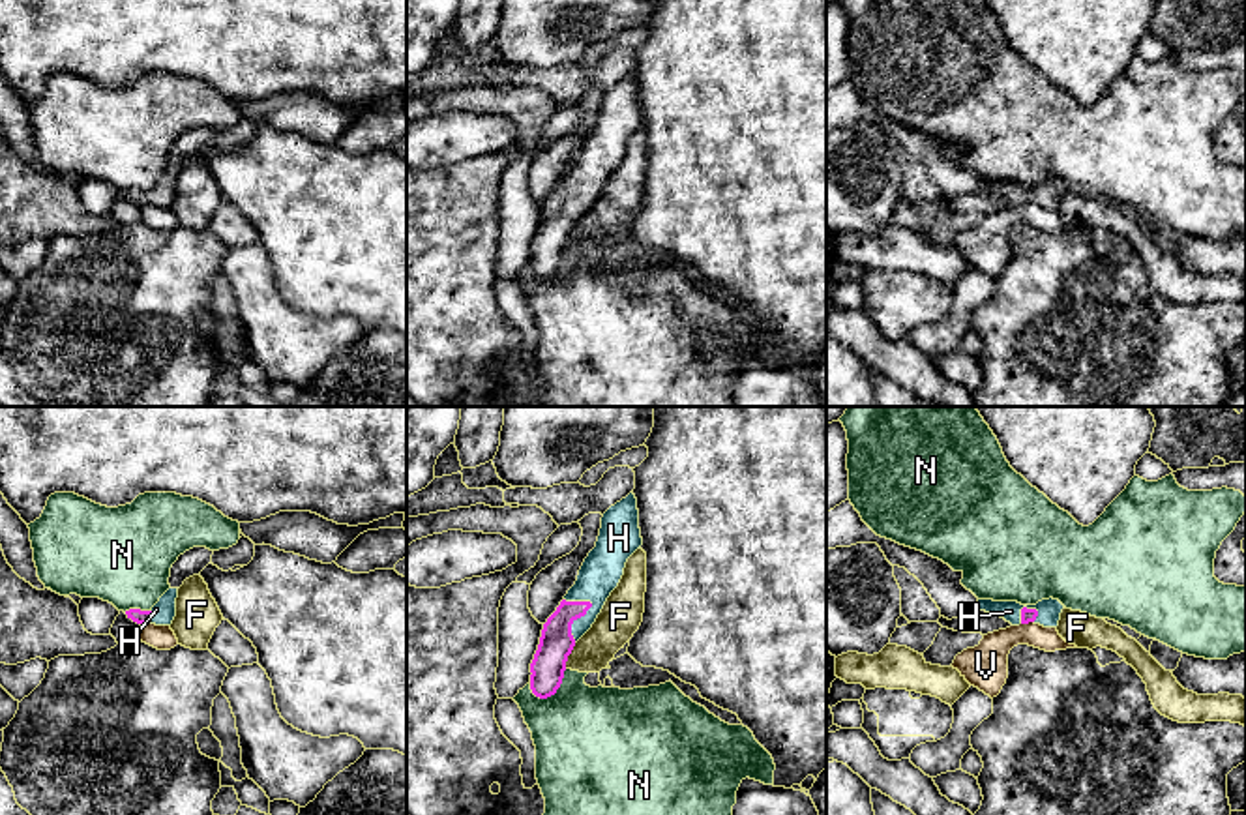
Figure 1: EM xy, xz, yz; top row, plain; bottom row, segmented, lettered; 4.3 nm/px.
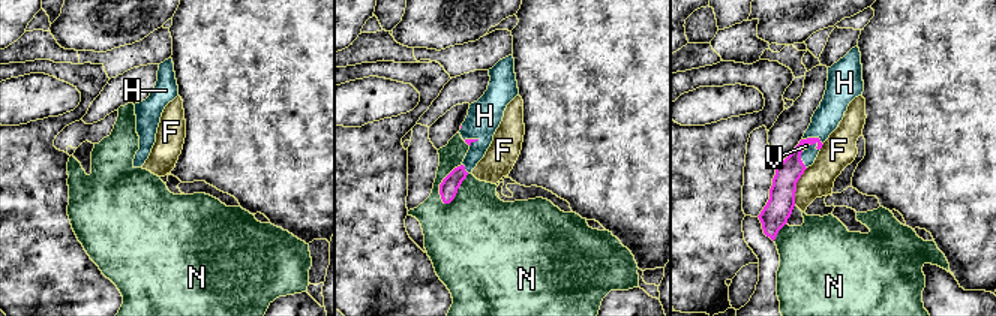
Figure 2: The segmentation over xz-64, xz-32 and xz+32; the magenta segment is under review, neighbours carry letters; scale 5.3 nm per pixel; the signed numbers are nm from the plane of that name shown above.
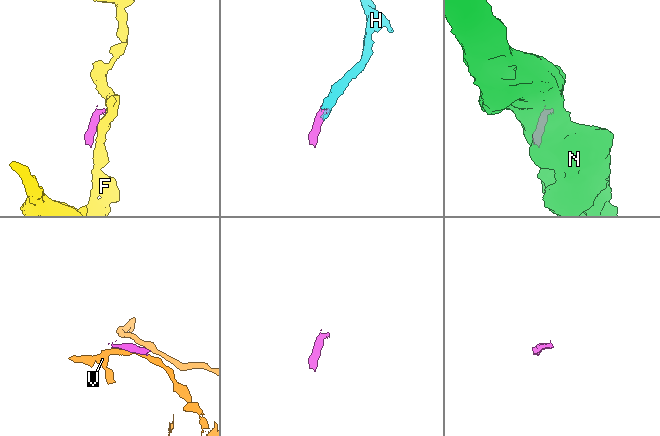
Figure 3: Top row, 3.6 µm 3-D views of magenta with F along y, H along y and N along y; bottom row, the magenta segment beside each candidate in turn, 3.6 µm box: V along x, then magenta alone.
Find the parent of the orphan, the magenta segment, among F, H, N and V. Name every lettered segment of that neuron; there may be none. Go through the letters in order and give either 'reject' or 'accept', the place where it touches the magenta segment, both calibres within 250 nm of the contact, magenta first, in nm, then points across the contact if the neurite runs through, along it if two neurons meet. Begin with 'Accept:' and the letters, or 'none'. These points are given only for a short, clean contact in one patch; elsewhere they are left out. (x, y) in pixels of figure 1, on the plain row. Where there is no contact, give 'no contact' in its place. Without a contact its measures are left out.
Accept: H
F: reject; contact xz (568, 235); calibres 150 and 170 nm; border xz (576, 223), (564, 248)
H: accept; contact xz (587, 190); calibres 140 and 180 nm; way xz (555, 225), (587, 190), (591, 169), (602, 150)
N: reject; contact xz (553, 274); calibres 150 and 460 nm
V: reject; contact yz (1027, 203); calibres 60 and 180 nm

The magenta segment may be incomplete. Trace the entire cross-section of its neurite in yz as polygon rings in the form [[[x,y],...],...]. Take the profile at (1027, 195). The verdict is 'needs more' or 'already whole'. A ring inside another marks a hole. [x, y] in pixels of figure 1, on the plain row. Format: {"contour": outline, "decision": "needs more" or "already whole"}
{"contour": [[[978,180],[978,189],[1001,197],[1012,206],[1040,204],[1044,208],[1057,208],[1064,185],[1059,180],[1042,180],[1036,185],[1021,185],[1017,182]]], "decision": "needs more"}

